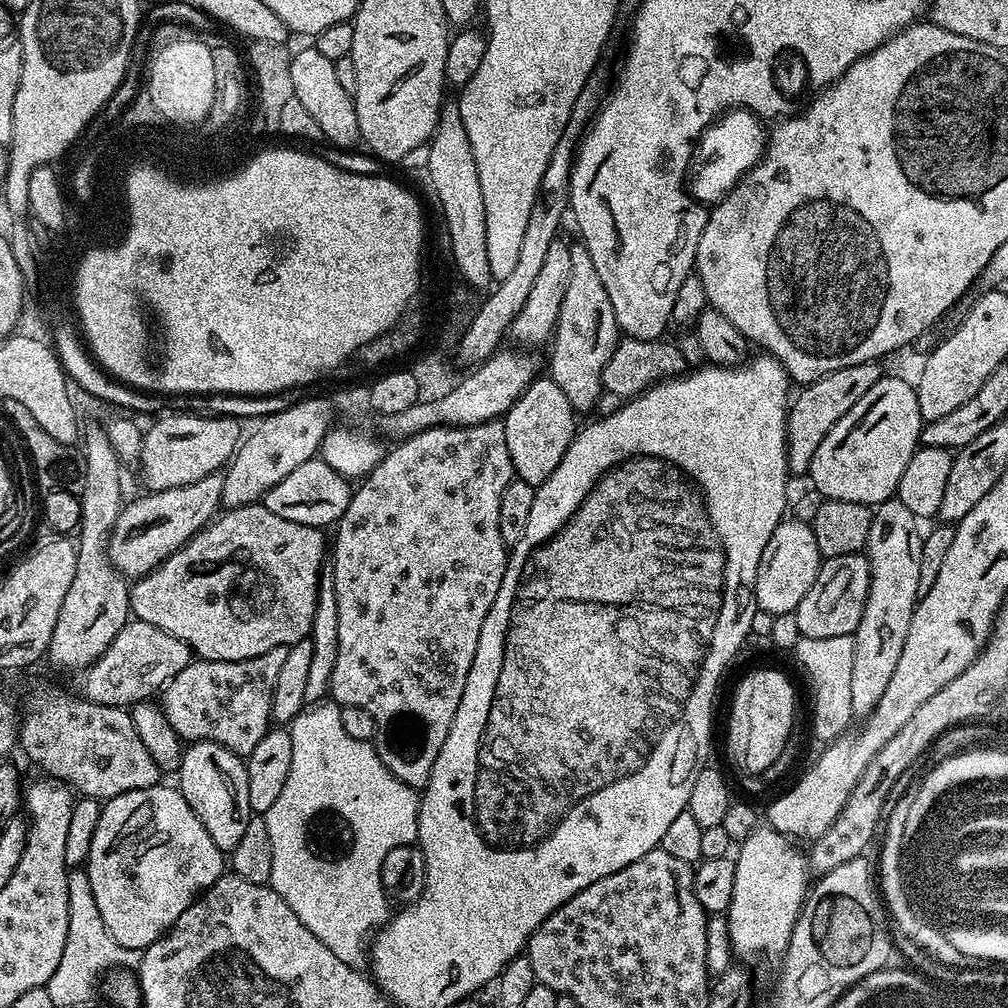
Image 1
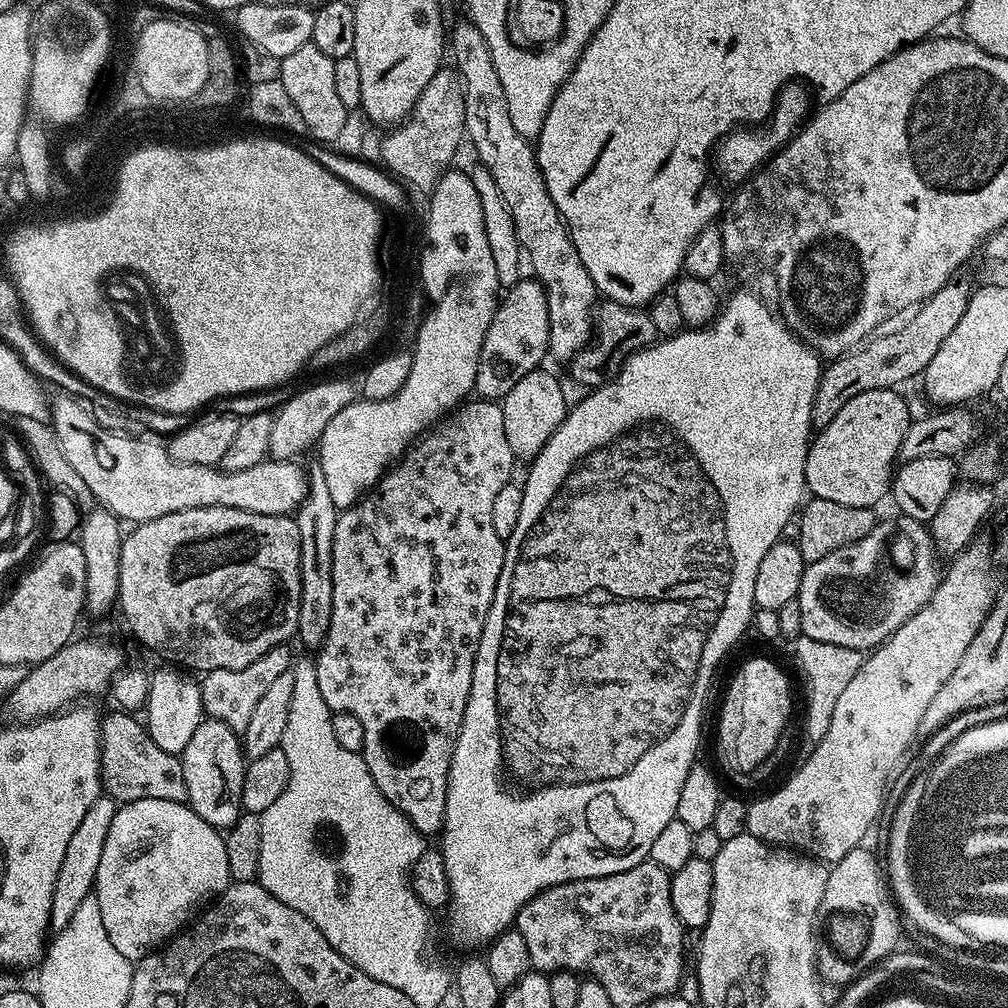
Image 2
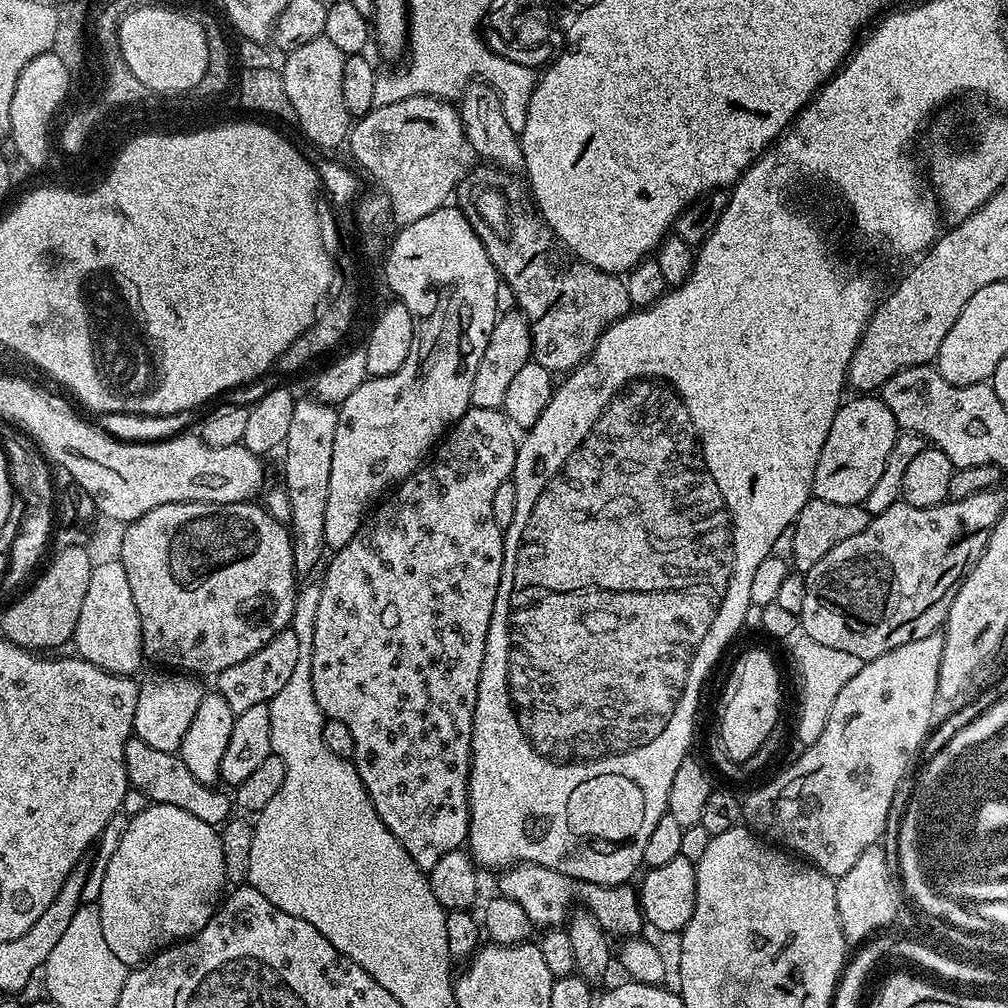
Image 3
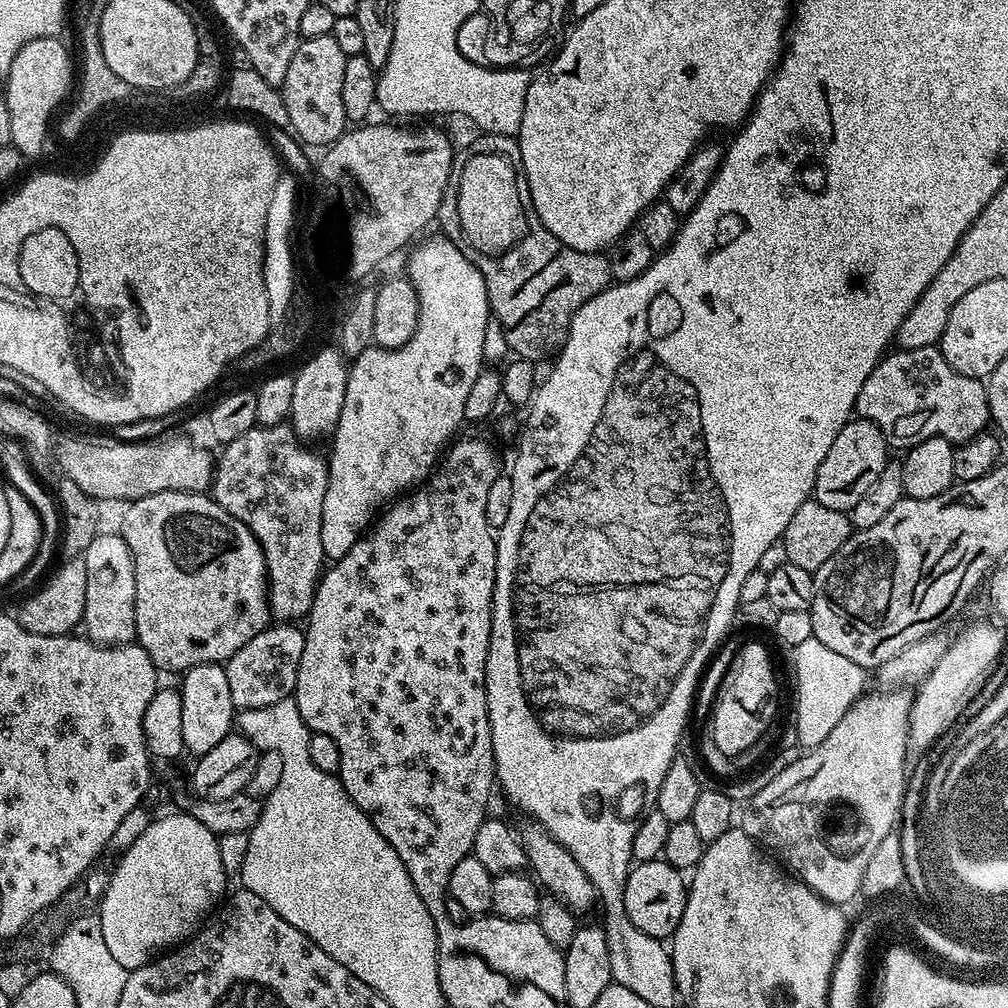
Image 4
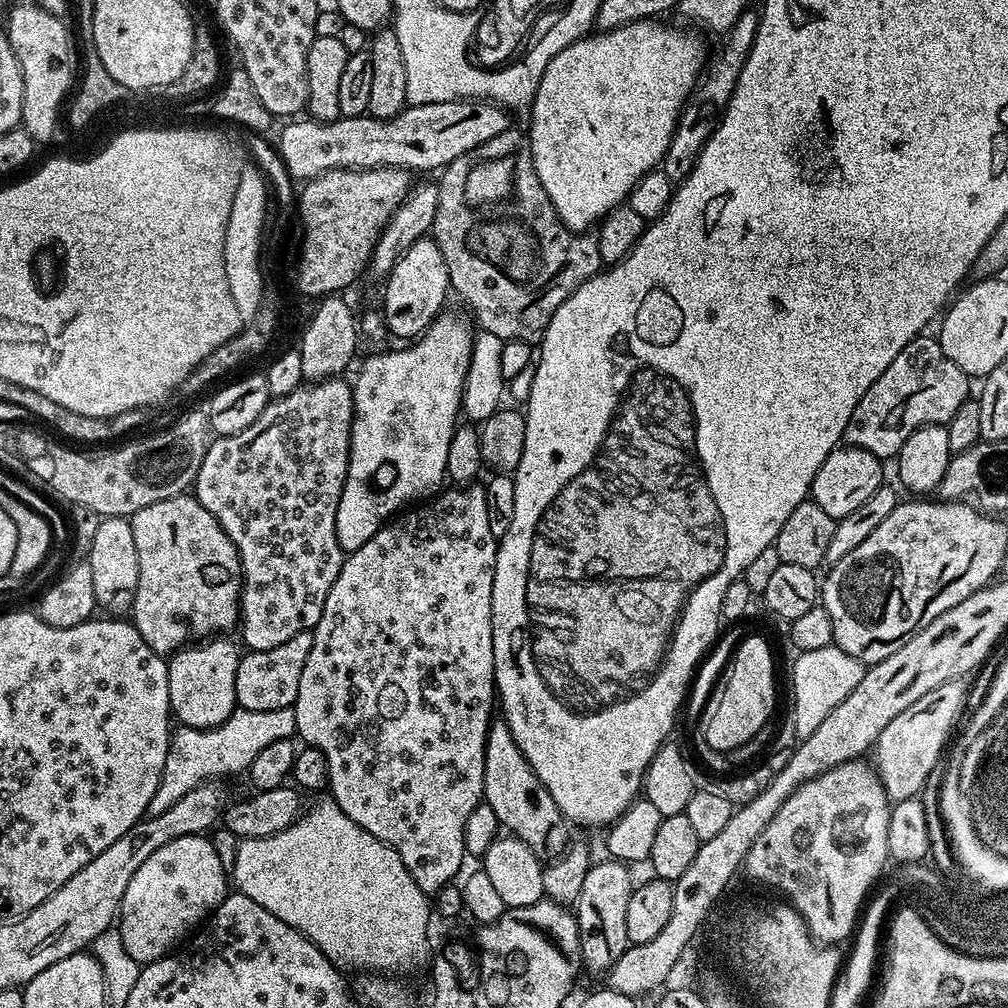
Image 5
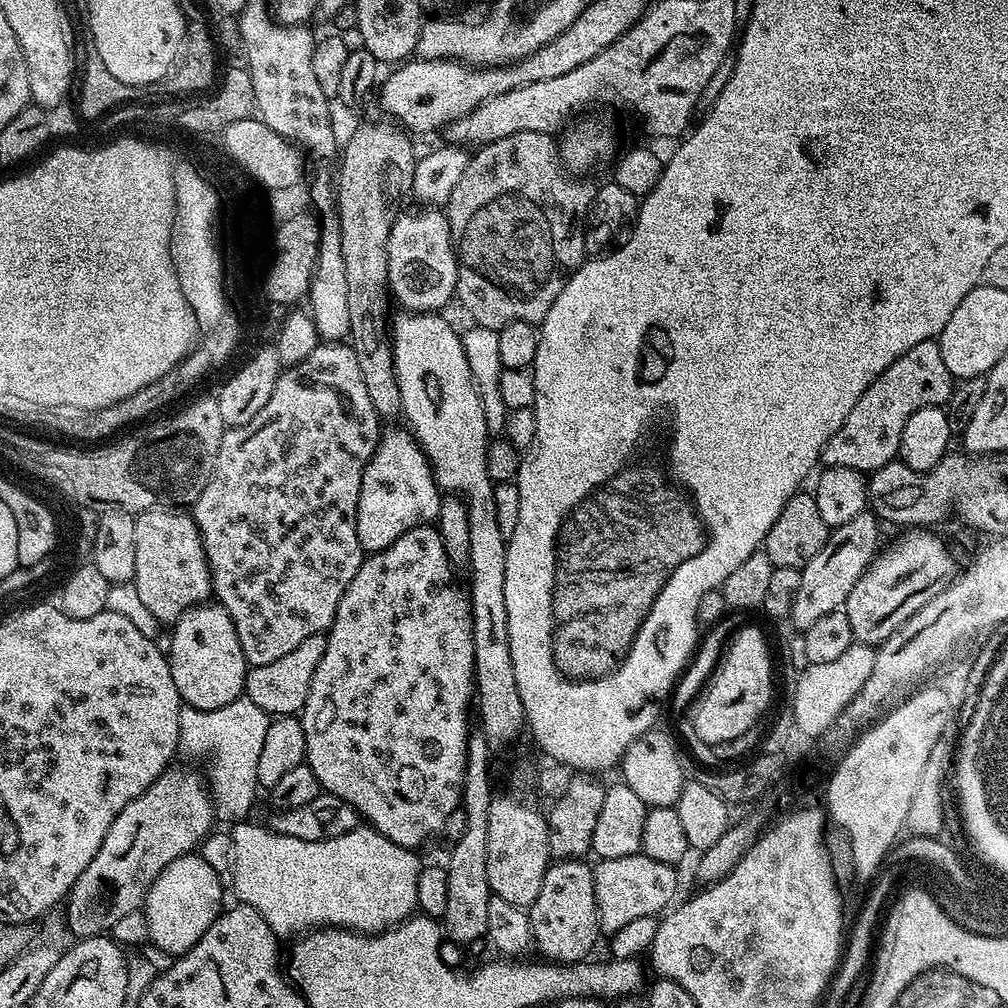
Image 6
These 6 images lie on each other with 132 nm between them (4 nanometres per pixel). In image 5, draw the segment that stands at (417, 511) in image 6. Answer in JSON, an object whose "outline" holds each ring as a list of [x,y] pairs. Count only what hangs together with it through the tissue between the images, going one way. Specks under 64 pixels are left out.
{"outline":[[[441,314],[415,342],[396,346],[400,348],[393,352],[380,352],[361,366],[352,384],[354,418],[350,434],[348,477],[342,486],[336,519],[340,549],[346,554],[358,550],[358,546],[366,546],[366,542],[374,538],[385,521],[395,517],[401,510],[431,497],[441,487],[439,484],[445,482],[447,455],[450,454],[453,433],[458,427],[456,415],[459,417],[462,412],[464,383],[467,370],[471,368],[473,337],[473,330],[468,329],[458,317]]]}

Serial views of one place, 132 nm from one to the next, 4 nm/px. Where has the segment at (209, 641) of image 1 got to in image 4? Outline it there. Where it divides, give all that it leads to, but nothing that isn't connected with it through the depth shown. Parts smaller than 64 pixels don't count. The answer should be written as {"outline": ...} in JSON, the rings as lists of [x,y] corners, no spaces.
{"outline":[[[202,492],[152,493],[149,496],[131,501],[131,503],[126,519],[123,520],[120,535],[123,536],[126,546],[130,546],[130,554],[134,562],[136,640],[144,647],[146,654],[150,654],[154,666],[161,673],[177,672],[177,674],[183,674],[194,666],[224,664],[231,656],[238,654],[238,650],[242,650],[242,646],[246,646],[246,642],[250,642],[250,638],[254,638],[254,634],[258,634],[263,628],[269,627],[270,624],[268,566],[264,561],[264,551],[258,542],[258,538],[242,521],[234,518],[234,514],[222,510],[222,506],[218,506],[218,502],[213,500],[211,495]]]}

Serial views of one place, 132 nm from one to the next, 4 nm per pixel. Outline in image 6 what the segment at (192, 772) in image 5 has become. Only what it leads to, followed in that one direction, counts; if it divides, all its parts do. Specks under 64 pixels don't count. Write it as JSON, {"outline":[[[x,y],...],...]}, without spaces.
{"outline":[[[241,698],[218,710],[198,710],[181,707],[178,714],[179,751],[208,763],[206,783],[214,805],[214,812],[220,816],[244,816],[256,800],[256,763],[262,755],[262,742],[270,723],[268,713],[254,702]]]}

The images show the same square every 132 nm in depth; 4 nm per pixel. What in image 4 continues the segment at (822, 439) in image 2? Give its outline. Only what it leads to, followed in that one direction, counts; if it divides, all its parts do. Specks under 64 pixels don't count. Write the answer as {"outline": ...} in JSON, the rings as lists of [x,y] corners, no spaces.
{"outline":[[[853,418],[842,430],[838,430],[838,438],[834,438],[830,450],[826,450],[826,458],[822,458],[822,466],[818,466],[816,475],[816,491],[814,498],[822,502],[822,506],[830,506],[830,510],[848,512],[874,486],[878,474],[890,463],[890,445],[884,436],[868,420]]]}

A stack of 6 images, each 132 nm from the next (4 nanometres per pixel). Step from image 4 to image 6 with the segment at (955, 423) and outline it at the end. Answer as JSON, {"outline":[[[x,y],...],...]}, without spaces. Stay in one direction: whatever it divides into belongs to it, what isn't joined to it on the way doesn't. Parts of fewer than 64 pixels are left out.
{"outline":[[[939,339],[923,340],[918,346],[910,346],[902,358],[898,358],[858,398],[854,410],[846,414],[846,422],[826,442],[822,453],[825,465],[837,468],[846,466],[865,474],[878,471],[890,461],[897,459],[902,430],[910,414],[918,414],[923,408],[939,408],[947,405],[952,397],[954,377],[946,370]]]}

